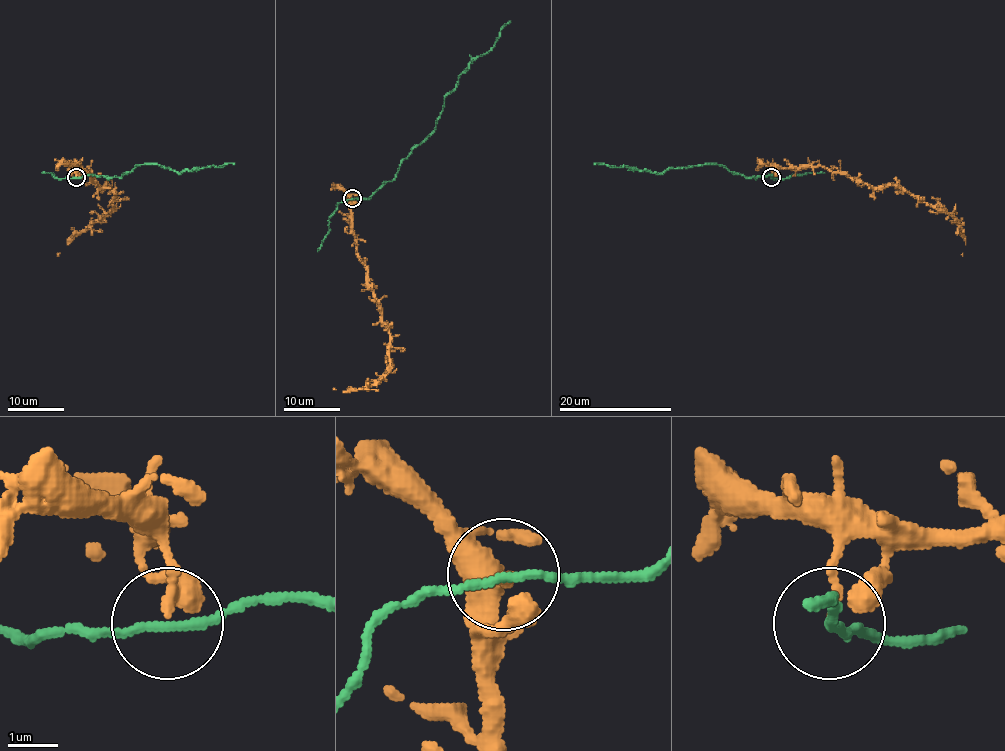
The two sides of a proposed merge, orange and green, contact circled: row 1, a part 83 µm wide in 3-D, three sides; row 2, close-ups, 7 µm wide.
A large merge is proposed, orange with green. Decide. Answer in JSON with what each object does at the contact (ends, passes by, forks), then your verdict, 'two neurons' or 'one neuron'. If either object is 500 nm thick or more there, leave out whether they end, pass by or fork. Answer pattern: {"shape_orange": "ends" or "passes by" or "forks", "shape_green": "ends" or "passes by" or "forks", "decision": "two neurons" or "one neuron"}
{"shape_orange": "ends", "shape_green": "passes by", "decision": "two neurons"}

